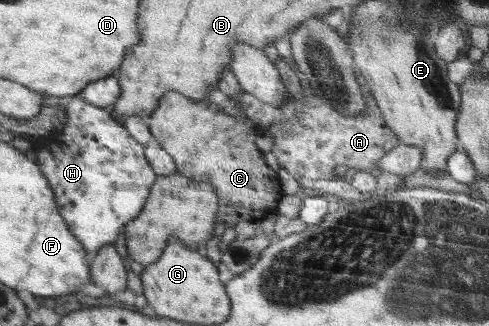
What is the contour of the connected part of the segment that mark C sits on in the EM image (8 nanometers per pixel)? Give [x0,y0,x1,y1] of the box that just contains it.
[148,91,283,227]

